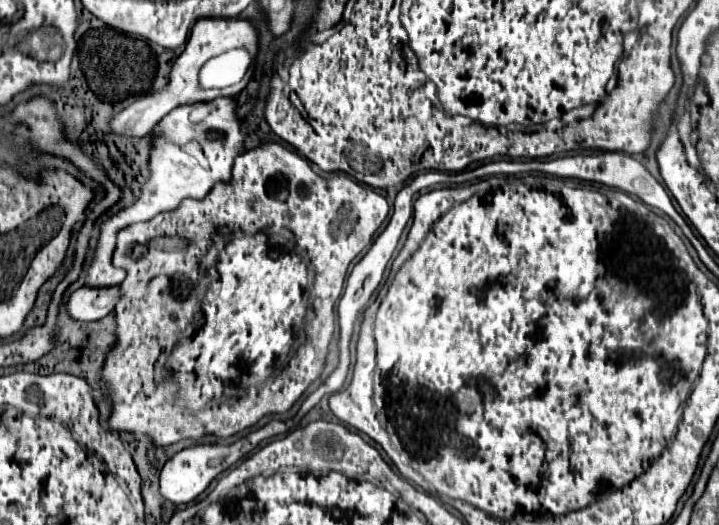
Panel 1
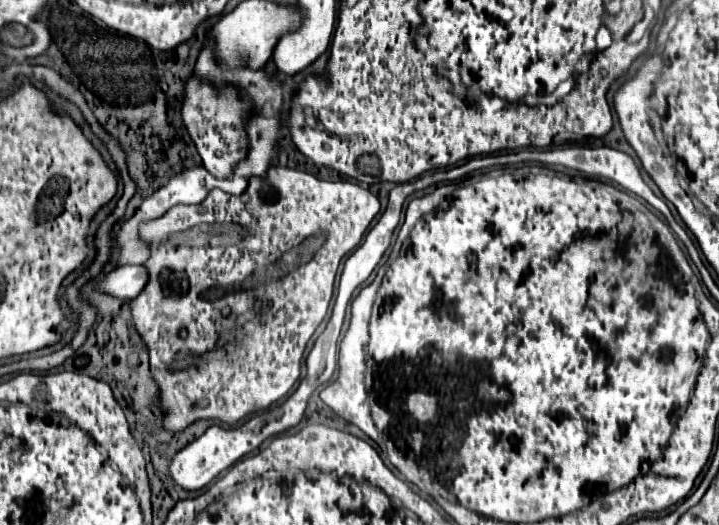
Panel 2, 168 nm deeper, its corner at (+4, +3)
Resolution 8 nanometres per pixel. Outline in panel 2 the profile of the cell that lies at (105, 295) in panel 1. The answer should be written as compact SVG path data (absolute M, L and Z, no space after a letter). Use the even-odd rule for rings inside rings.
M119 266L117 270L113 270L111 274L107 274L103 280L97 282L97 288L105 294L117 296L117 298L137 298L141 288L145 288L147 284L147 268L141 266Z

